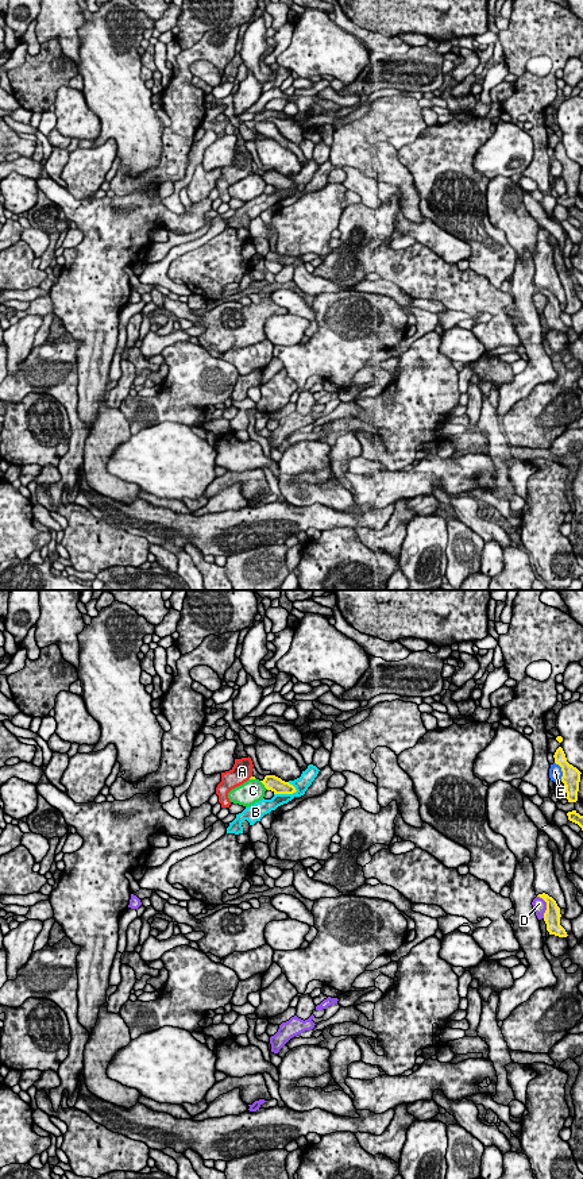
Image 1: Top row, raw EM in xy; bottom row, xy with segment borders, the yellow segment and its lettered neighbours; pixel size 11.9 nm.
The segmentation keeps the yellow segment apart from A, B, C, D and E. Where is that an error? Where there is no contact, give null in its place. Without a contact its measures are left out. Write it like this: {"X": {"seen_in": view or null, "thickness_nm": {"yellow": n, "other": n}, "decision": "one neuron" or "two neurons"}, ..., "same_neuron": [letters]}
{"A": {"seen_in": null, "decision": "two neurons"}, "B": {"seen_in": "xy", "thickness_nm": {"yellow": 190, "other": 170}, "decision": "two neurons"}, "C": {"seen_in": "xy", "thickness_nm": {"yellow": 190, "other": 280}, "decision": "two neurons"}, "D": {"seen_in": "xy", "thickness_nm": {"yellow": 190, "other": 160}, "decision": "two neurons"}, "E": {"seen_in": "xy", "thickness_nm": {"yellow": 220, "other": 160}, "decision": "two neurons"}, "same_neuron": []}

